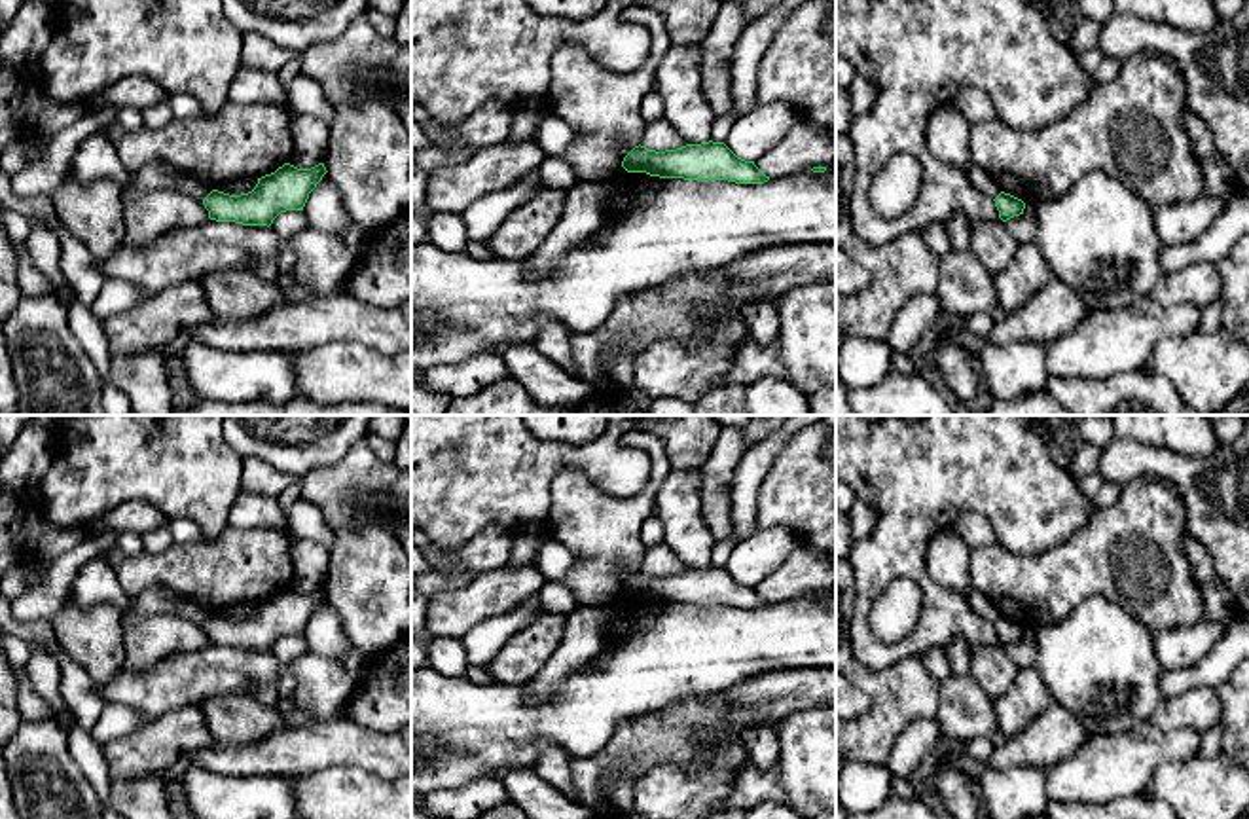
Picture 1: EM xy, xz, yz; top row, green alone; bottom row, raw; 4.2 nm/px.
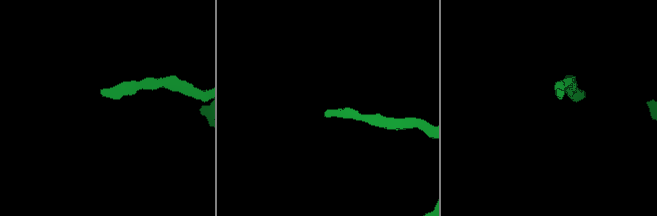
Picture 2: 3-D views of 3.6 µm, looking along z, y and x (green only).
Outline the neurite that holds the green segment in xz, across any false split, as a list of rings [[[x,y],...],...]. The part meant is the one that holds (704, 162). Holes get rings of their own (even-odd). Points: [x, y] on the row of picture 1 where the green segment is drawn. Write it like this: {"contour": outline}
{"contour": [[[713,140],[665,152],[648,150],[639,144],[624,157],[622,167],[627,173],[701,182],[764,184],[769,180],[754,161],[745,161],[724,142]]]}

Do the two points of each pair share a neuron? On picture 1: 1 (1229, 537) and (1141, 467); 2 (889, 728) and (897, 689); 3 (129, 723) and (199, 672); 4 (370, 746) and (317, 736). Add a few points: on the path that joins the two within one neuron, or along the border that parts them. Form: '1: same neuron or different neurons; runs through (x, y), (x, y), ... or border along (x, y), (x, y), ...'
1: same neuron; runs through (1204, 518), (1200, 499), (1166, 467)
2: same neuron; runs through (889, 719), (897, 698)
3: different neurons; border along (105, 704), (122, 704), (139, 711), (148, 721)
4: same neuron; runs through (357, 746), (330, 742)

